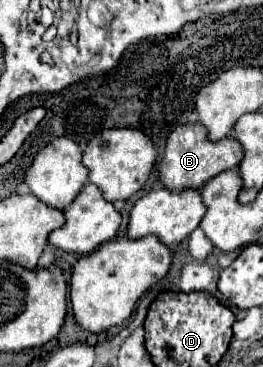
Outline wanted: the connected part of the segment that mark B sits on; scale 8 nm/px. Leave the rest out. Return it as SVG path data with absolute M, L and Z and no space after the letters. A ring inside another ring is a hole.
M190 123L178 127L166 143L164 149L164 159L160 161L160 181L168 189L184 189L184 187L194 187L200 189L204 187L206 181L216 177L222 171L236 169L242 161L242 145L234 137L226 137L222 141L210 141L206 139L206 127L200 123Z

